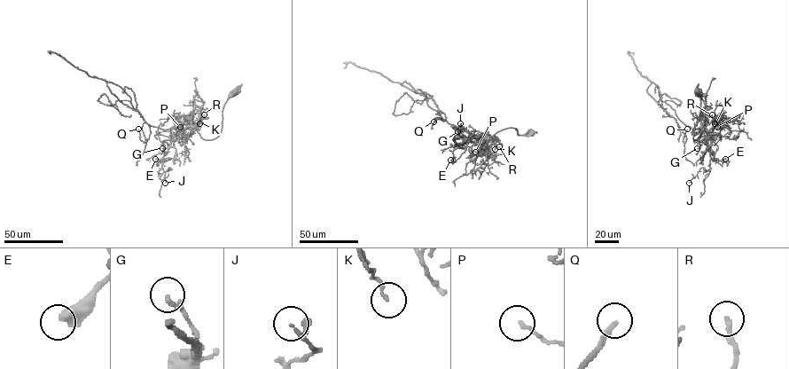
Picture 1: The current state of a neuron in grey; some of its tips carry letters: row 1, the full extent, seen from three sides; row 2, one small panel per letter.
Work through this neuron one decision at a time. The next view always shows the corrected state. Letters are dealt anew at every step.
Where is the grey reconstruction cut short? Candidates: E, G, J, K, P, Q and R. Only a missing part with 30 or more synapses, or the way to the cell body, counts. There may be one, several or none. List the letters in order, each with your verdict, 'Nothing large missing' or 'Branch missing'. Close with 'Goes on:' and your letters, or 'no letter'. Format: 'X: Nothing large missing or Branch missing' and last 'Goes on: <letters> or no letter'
E: Nothing large missing
G: Nothing large missing
J: Nothing large missing
K: Nothing large missing
P: Nothing large missing
Q: Nothing large missing
R: Nothing large missing
Goes on: no letter

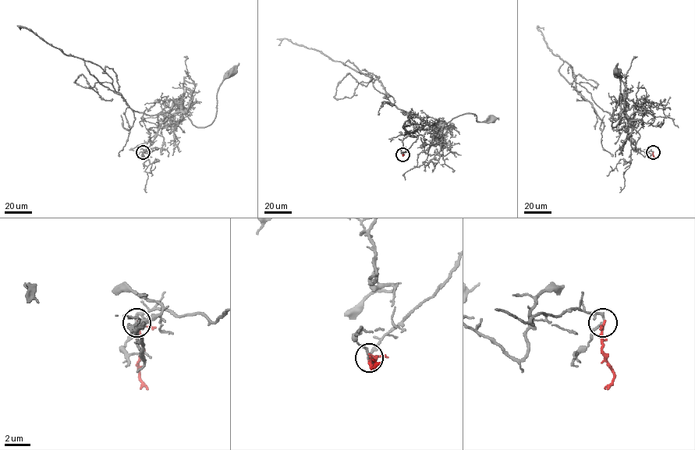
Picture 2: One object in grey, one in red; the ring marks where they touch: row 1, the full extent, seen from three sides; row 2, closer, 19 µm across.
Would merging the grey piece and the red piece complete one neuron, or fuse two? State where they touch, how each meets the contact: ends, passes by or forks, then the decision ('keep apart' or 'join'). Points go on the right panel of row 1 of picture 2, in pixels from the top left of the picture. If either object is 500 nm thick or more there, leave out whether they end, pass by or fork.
at (653, 152); grey passes by; red passes by; keep apart

